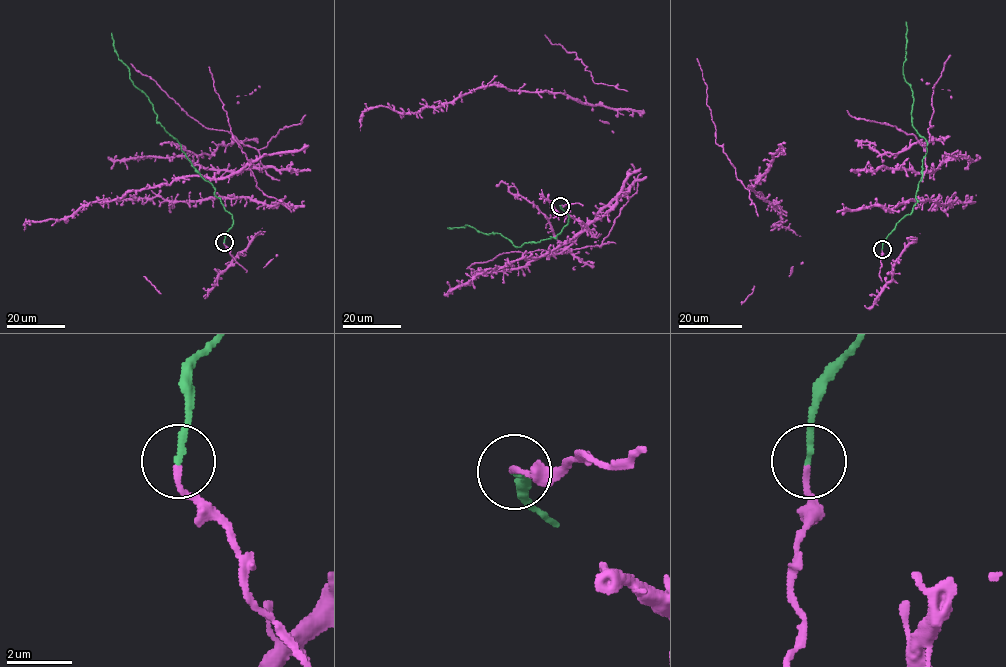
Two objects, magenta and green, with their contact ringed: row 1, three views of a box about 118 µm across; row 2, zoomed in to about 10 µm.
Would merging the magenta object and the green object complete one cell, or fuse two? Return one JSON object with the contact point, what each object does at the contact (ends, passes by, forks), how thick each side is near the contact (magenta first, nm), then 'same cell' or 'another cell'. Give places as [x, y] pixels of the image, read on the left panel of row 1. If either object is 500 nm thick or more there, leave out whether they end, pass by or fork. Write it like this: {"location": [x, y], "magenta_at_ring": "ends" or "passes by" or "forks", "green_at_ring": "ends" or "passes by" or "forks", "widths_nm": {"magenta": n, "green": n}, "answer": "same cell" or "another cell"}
{"location": [224, 242], "magenta_at_ring": "ends", "green_at_ring": "ends", "widths_nm": {"magenta": 160, "green": 200}, "answer": "same cell"}

